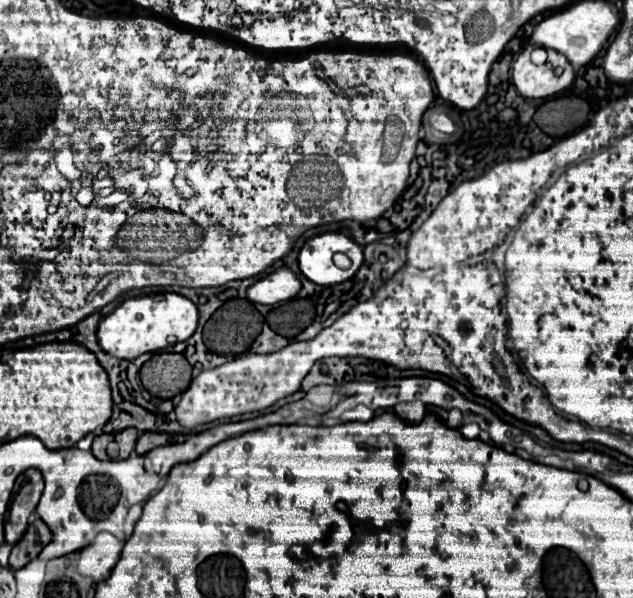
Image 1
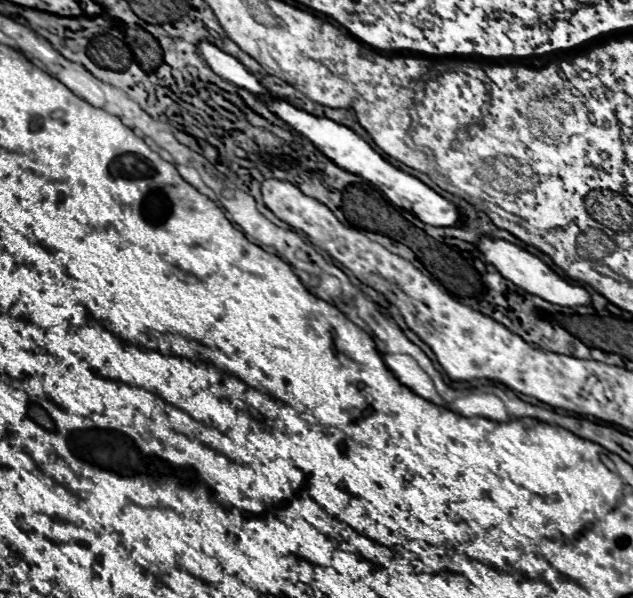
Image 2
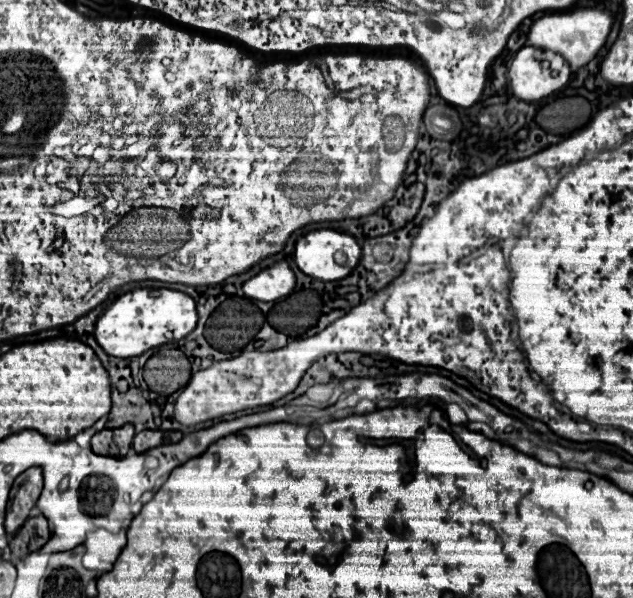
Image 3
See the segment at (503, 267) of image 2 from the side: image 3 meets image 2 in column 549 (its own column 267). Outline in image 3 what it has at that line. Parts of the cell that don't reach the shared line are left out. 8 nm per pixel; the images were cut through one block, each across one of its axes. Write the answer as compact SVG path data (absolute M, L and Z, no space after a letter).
M286 260L276 262L270 268L260 270L256 276L246 280L242 284L242 290L248 298L262 300L262 302L274 302L286 298L294 290L294 272L288 266Z

